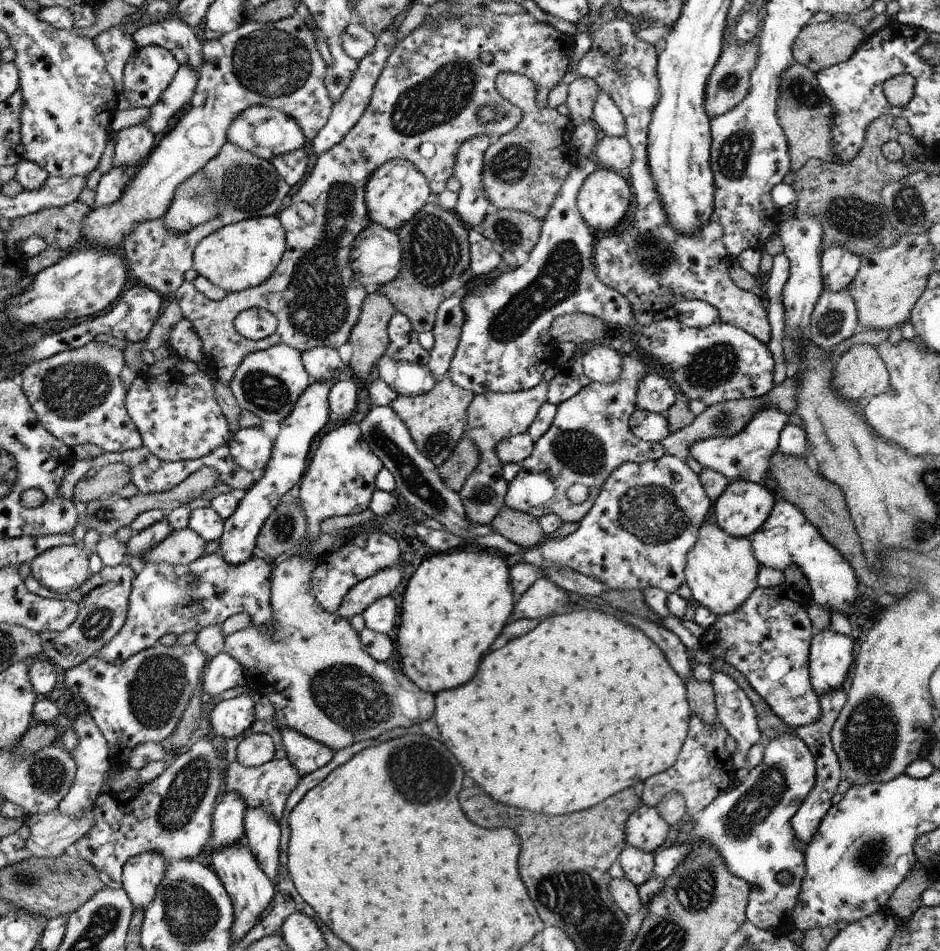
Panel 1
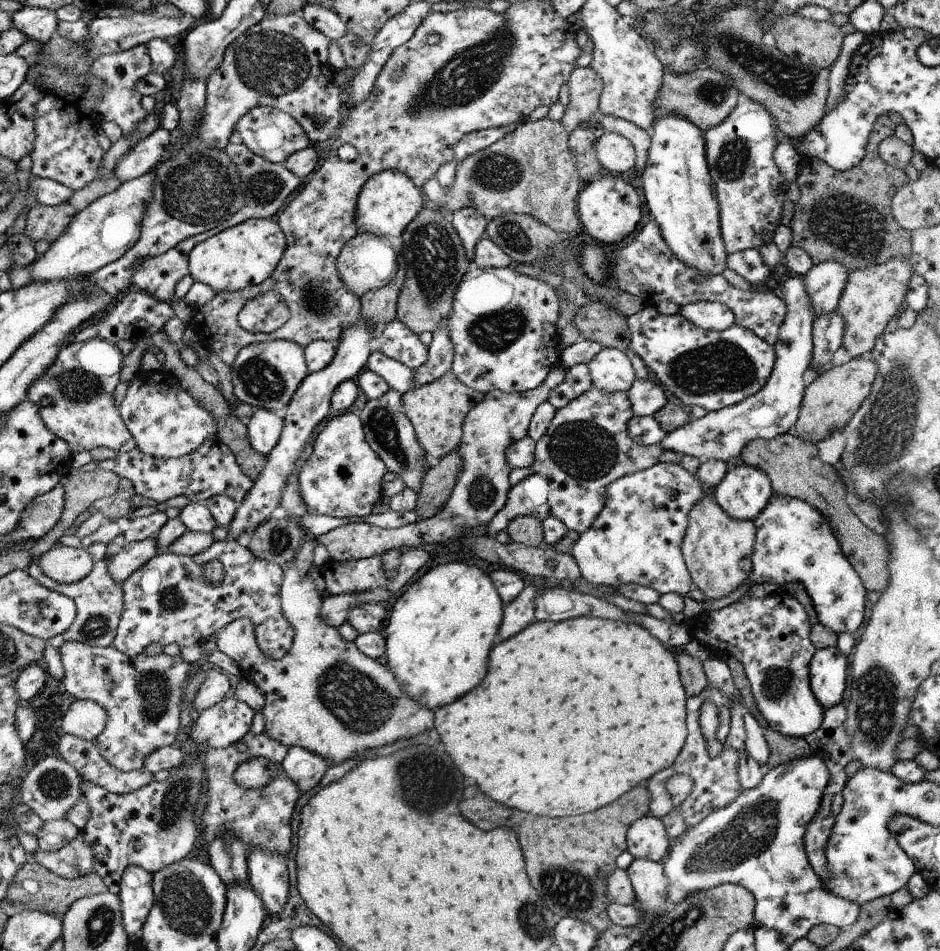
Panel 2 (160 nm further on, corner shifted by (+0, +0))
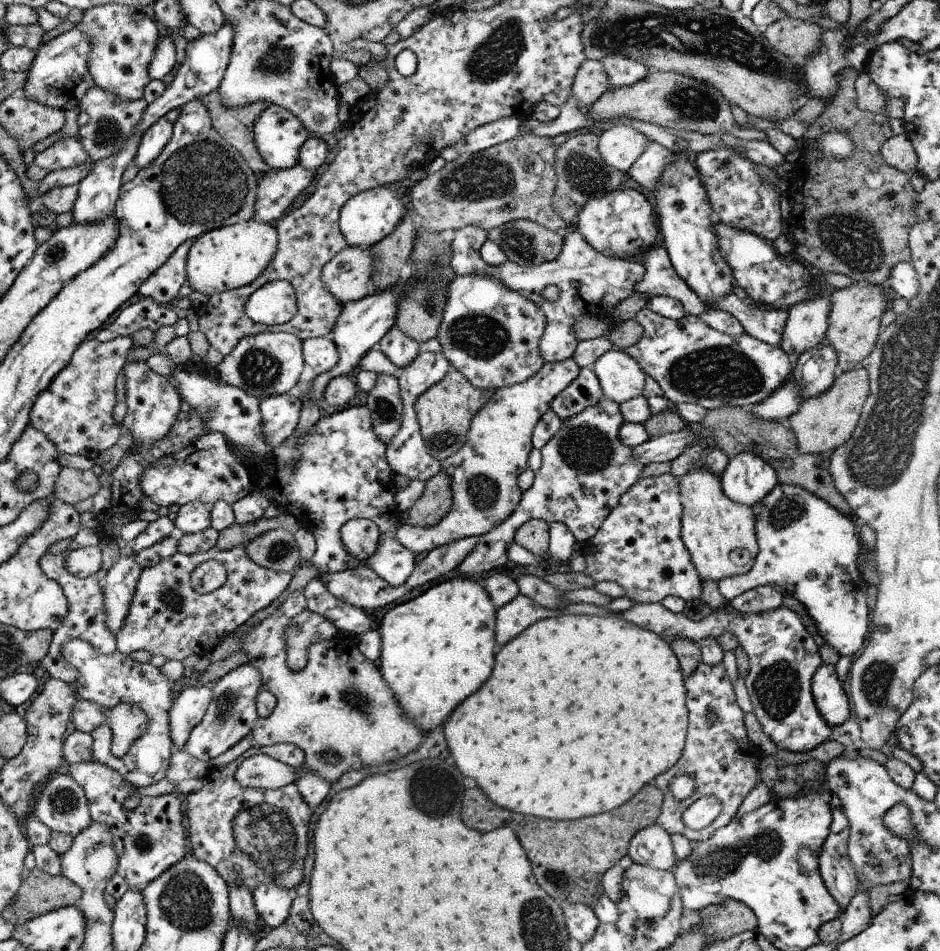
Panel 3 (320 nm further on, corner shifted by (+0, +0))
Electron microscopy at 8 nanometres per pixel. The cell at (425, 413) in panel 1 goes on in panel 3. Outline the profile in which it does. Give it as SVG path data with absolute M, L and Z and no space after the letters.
M455 370L443 381L420 394L415 403L415 411L421 427L421 436L430 456L438 462L445 463L449 457L456 454L466 442L475 415L487 405L493 395L493 390L473 387L464 375Z

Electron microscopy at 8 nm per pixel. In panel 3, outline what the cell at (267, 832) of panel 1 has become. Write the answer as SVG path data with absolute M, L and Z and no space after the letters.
M268 882L258 884L251 893L262 927L274 929L286 922L290 914L292 896L282 890L282 886L268 886Z

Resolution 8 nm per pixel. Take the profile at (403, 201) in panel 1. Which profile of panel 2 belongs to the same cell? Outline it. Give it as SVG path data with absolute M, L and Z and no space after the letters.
M384 171L375 175L376 178L372 178L368 186L364 186L364 194L359 194L360 202L356 201L355 225L362 233L370 233L398 242L407 226L419 216L419 212L428 203L426 196L411 178L401 172Z

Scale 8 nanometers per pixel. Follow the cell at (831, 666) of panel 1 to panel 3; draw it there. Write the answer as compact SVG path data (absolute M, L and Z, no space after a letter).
M820 665L812 677L811 691L826 724L838 726L852 717L848 691L836 674L836 666Z

